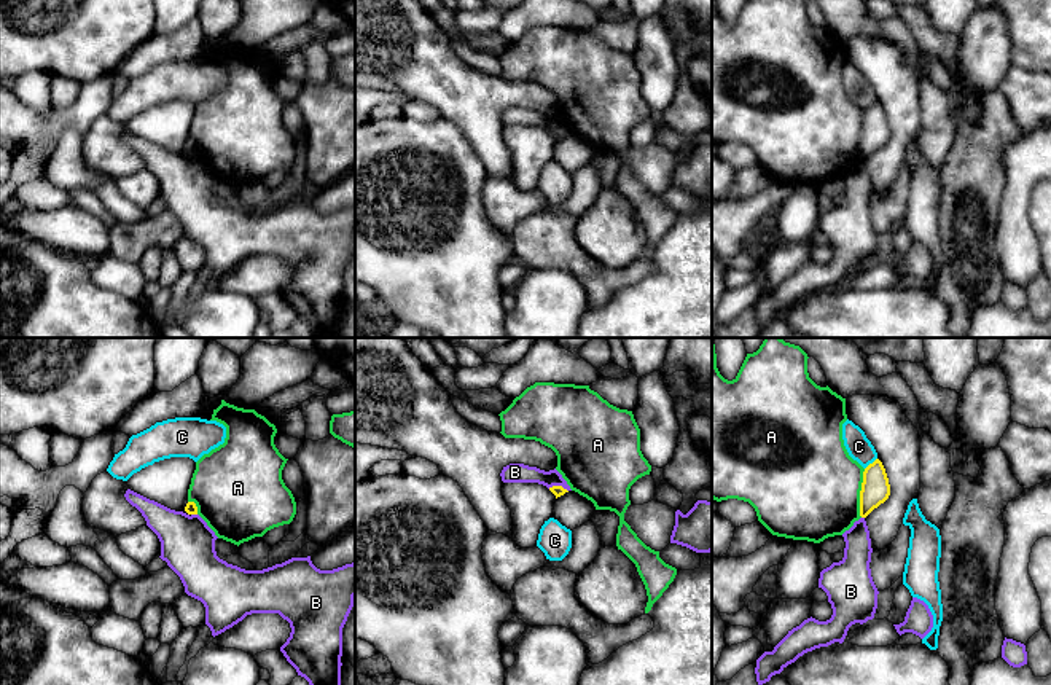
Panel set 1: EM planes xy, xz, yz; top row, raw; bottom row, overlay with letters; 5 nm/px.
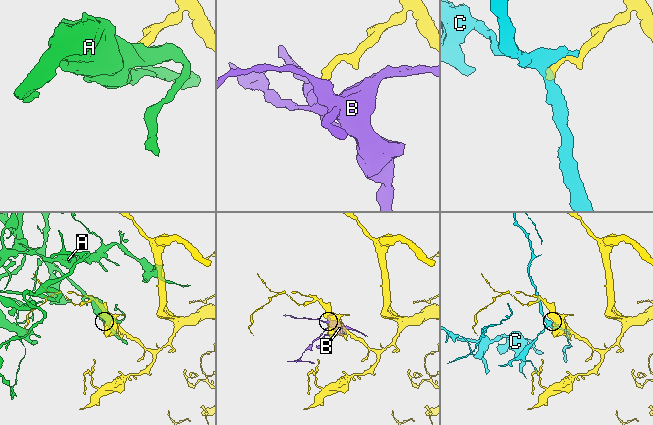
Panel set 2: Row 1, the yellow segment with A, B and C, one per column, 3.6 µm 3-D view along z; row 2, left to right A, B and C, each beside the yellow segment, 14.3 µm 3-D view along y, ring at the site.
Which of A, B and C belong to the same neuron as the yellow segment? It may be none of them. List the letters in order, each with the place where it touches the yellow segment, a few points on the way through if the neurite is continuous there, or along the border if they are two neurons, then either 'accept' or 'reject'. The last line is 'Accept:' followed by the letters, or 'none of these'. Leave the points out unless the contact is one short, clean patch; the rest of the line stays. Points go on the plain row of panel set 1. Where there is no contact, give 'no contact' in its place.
A: yz (860, 136) | along yz (865, 112), (860, 134), (860, 160) | reject
B: xz (558, 129) | along xz (548, 131), (562, 129), (567, 134) | reject
C: yz (870, 107) | reject
Accept: none of these

